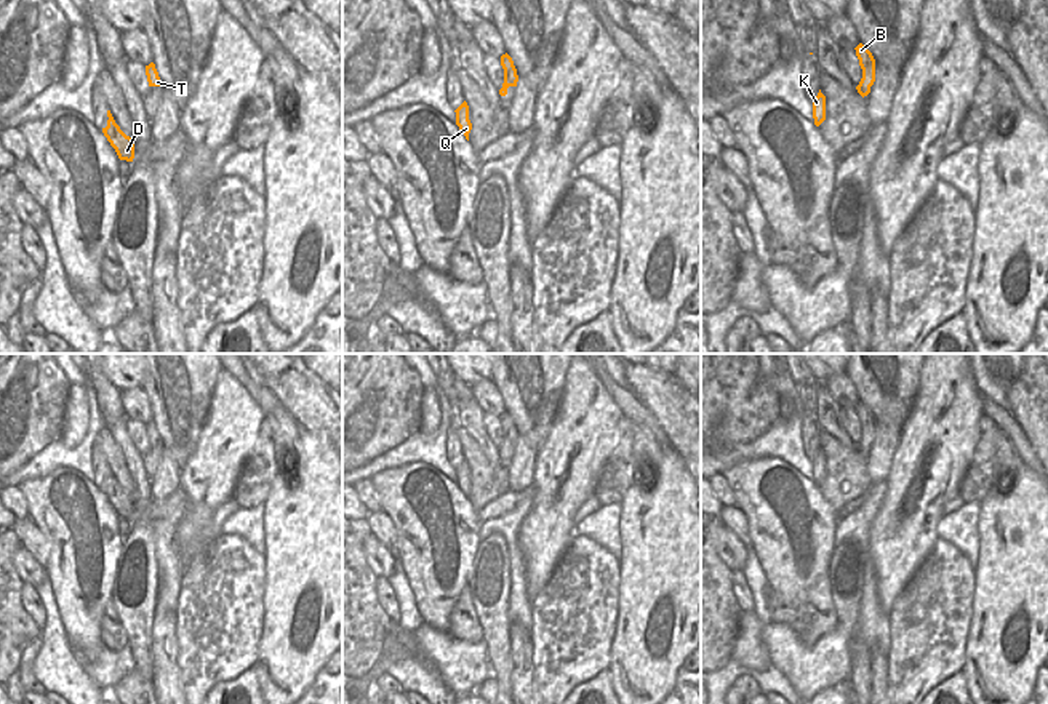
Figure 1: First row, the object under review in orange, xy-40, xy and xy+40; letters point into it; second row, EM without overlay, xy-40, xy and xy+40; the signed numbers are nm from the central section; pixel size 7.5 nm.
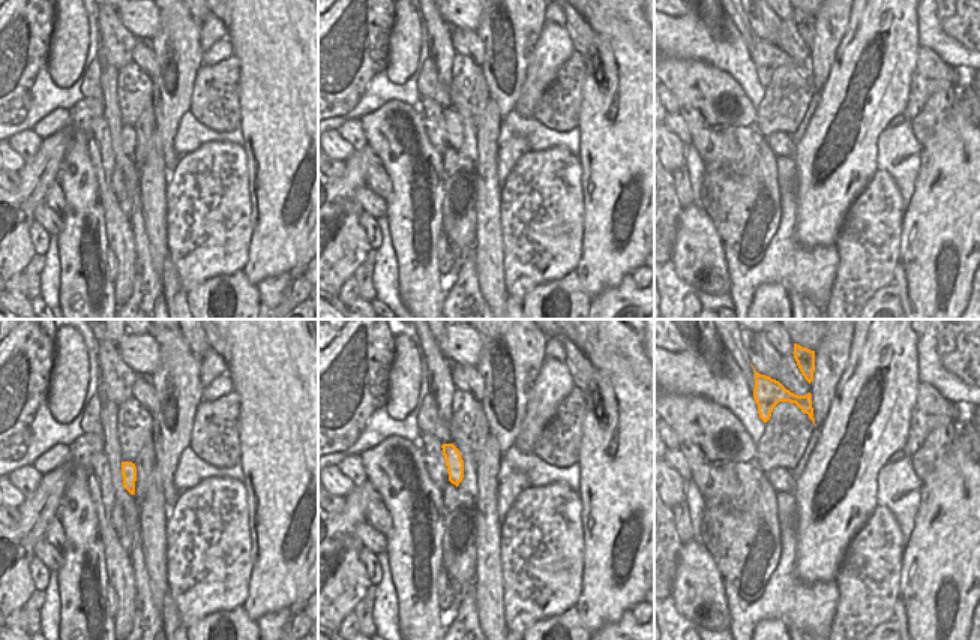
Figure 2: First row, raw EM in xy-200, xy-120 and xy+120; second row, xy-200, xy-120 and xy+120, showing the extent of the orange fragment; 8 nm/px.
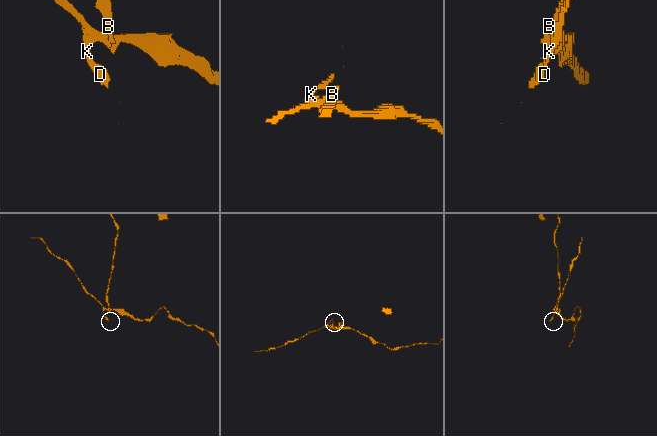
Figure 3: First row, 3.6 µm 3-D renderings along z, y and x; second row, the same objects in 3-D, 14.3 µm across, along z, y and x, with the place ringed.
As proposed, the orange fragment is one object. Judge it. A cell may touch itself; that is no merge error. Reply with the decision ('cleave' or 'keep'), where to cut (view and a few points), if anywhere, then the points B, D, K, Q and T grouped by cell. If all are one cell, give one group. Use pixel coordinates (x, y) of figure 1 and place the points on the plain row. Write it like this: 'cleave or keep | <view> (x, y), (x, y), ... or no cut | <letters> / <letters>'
cleave | xy+40 (858, 444), (869, 447) | B T / D K Q

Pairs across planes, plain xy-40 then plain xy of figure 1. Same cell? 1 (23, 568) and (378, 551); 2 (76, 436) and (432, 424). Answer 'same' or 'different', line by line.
1: same
2: same

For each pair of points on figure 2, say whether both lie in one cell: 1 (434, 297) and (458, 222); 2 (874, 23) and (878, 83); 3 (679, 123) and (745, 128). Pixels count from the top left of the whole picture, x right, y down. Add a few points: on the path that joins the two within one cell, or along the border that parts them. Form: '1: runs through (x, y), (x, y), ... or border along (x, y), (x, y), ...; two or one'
1: border along (441, 197), (441, 228), (444, 231); two
2: runs through (892, 30), (884, 65); one
3: border along (679, 113), (692, 143); two

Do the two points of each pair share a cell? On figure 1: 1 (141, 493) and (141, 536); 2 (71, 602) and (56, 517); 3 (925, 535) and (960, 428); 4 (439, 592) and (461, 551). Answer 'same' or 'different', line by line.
1: same
2: same
3: same
4: same

